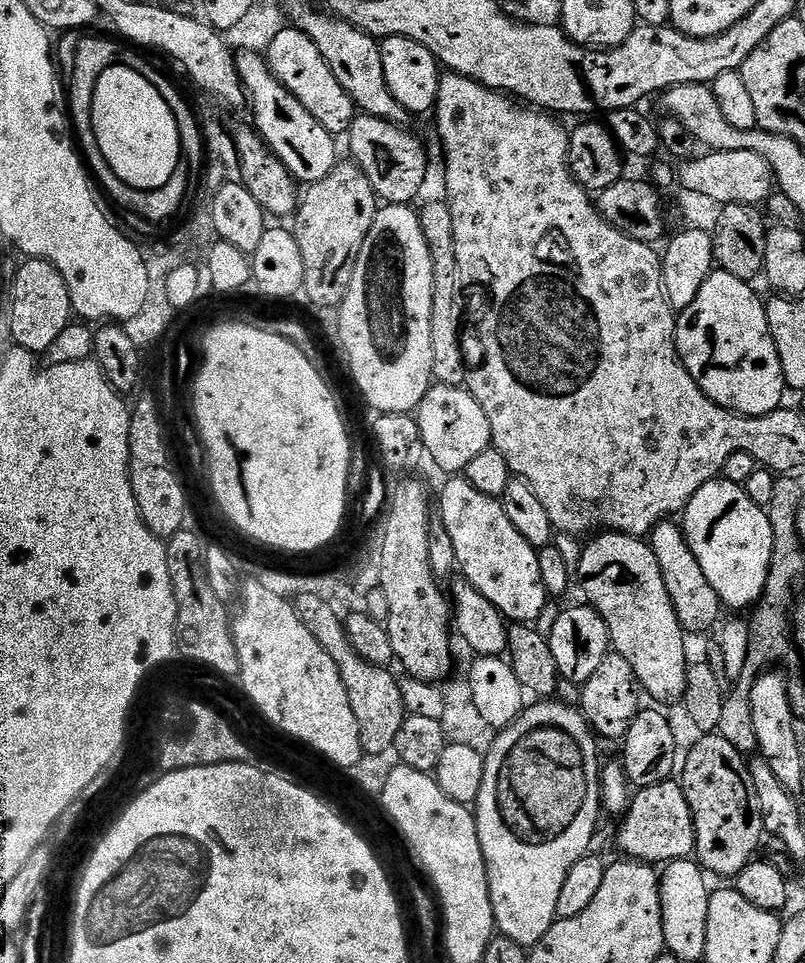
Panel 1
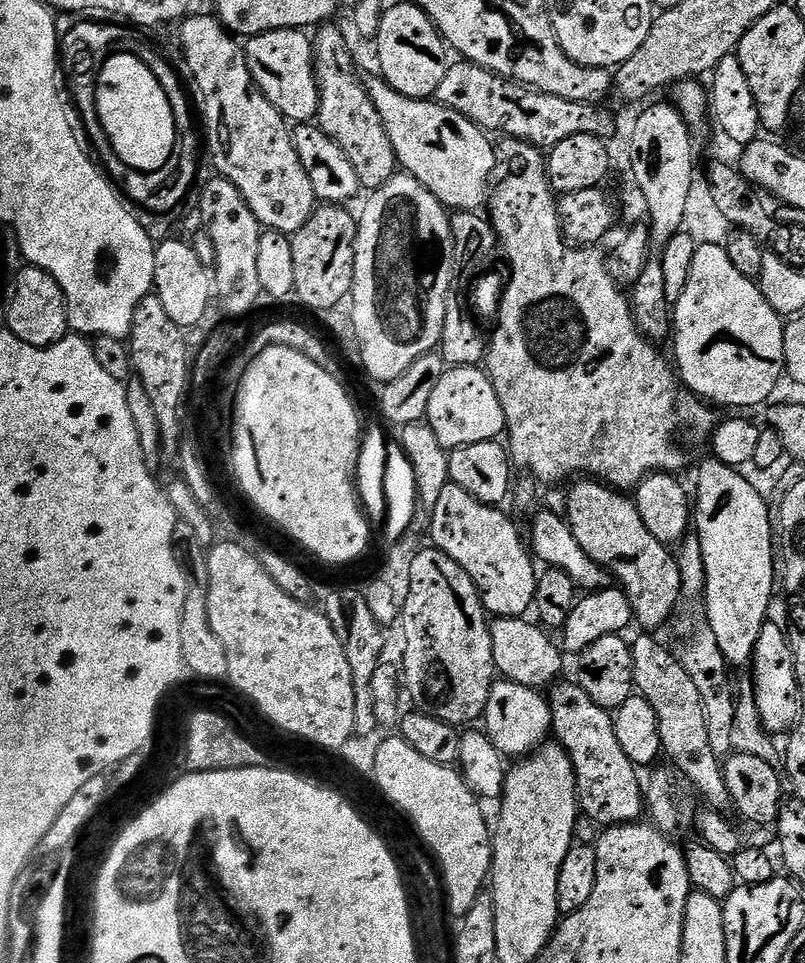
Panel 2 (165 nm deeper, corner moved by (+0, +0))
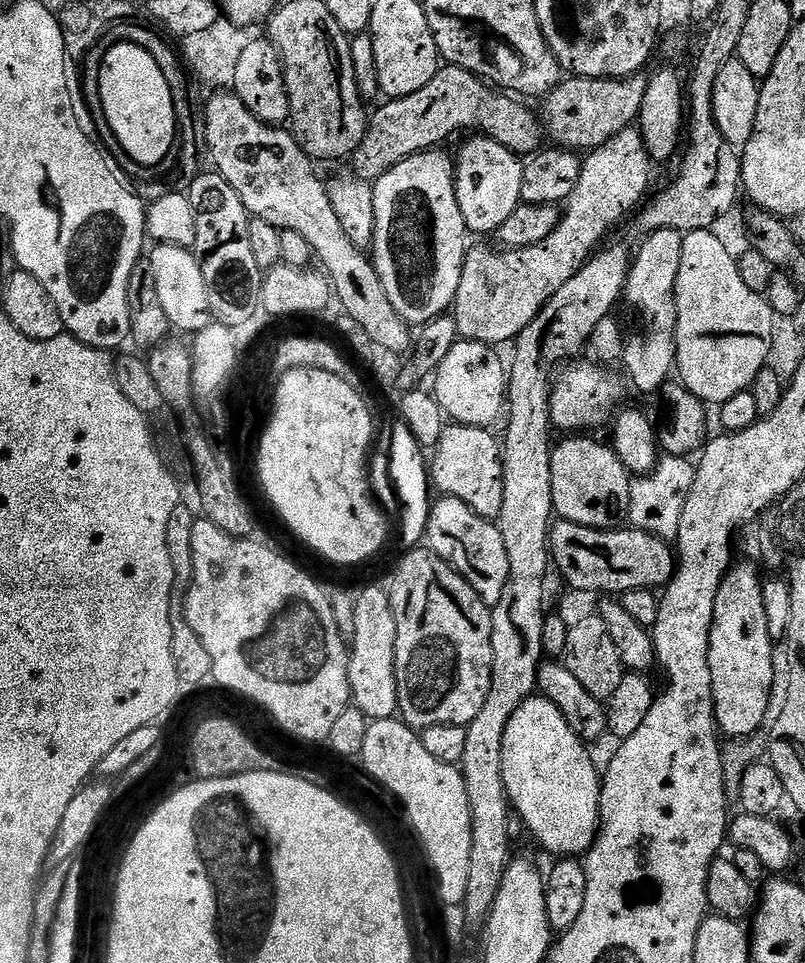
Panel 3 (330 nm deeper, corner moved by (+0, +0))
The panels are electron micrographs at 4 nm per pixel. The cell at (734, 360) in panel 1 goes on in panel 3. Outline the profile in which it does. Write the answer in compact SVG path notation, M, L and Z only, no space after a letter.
M703 228L702 230L684 233L684 241L682 242L682 262L678 266L678 282L676 283L676 313L678 314L678 322L676 323L675 371L678 373L678 376L680 372L681 377L679 376L679 379L682 381L685 388L689 388L697 398L707 402L709 405L713 404L713 406L724 404L730 398L734 398L734 394L749 391L752 387L752 383L758 378L758 374L765 371L772 360L771 324L774 313L764 296L754 294L754 290L748 289L746 287L746 282L742 282L742 274L738 274L736 261L737 259L729 255L729 251L722 246L722 243L718 242L718 238L711 230Z

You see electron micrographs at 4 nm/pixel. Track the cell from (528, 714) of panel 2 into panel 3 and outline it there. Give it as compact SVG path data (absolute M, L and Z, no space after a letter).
M533 694L529 700L524 700L522 706L518 706L518 710L514 710L514 718L510 718L510 722L506 726L506 734L502 738L502 778L504 779L504 789L508 792L508 798L511 807L518 815L524 819L526 827L532 831L532 836L545 848L548 852L553 852L556 858L580 858L587 853L596 841L596 834L600 822L600 785L602 783L601 773L596 772L596 764L592 761L592 756L588 752L583 740L578 734L574 734L574 730L570 730L570 726L566 722L566 718L558 710L558 706L554 706L554 702L544 699L539 694Z

